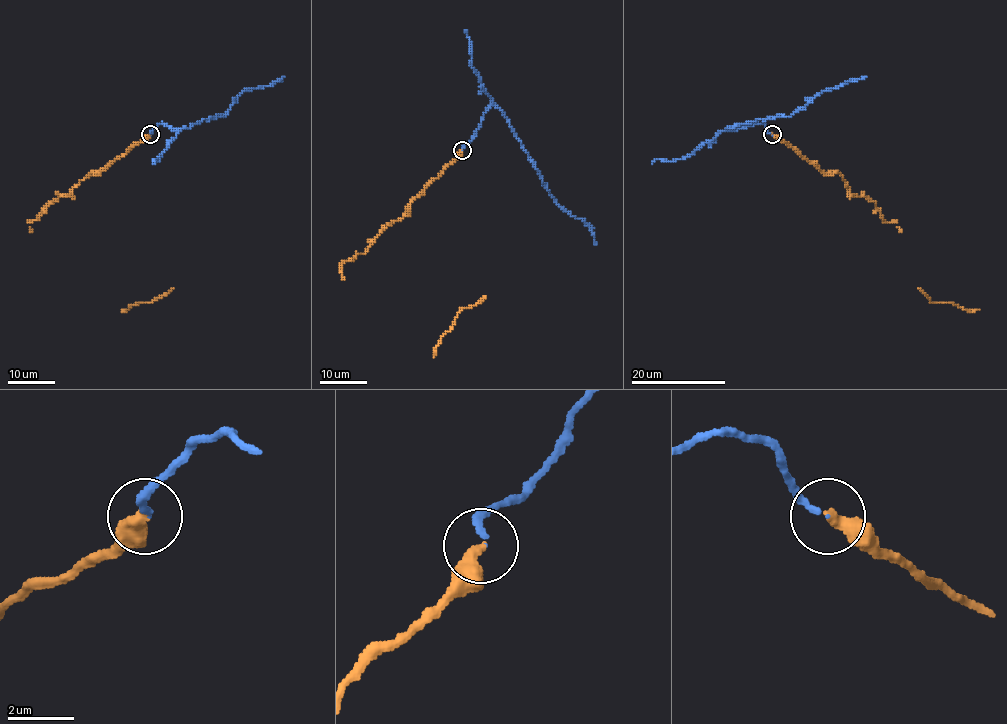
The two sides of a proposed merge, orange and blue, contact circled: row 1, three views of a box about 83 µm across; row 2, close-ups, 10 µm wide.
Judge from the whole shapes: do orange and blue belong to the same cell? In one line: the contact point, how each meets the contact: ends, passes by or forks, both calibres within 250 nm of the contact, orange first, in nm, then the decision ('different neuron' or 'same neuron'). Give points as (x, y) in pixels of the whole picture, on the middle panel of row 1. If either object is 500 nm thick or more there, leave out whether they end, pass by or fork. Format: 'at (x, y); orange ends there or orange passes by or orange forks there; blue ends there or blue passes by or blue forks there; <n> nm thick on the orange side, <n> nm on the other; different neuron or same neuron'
at (462, 150); orange ends there; blue ends there; 400 nm thick on the orange side, 170 nm on the other; different neuron

